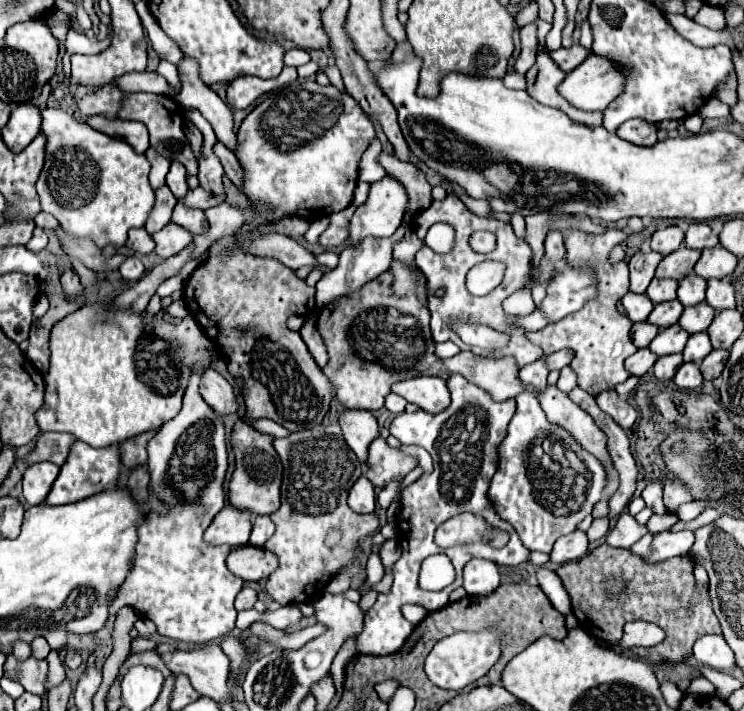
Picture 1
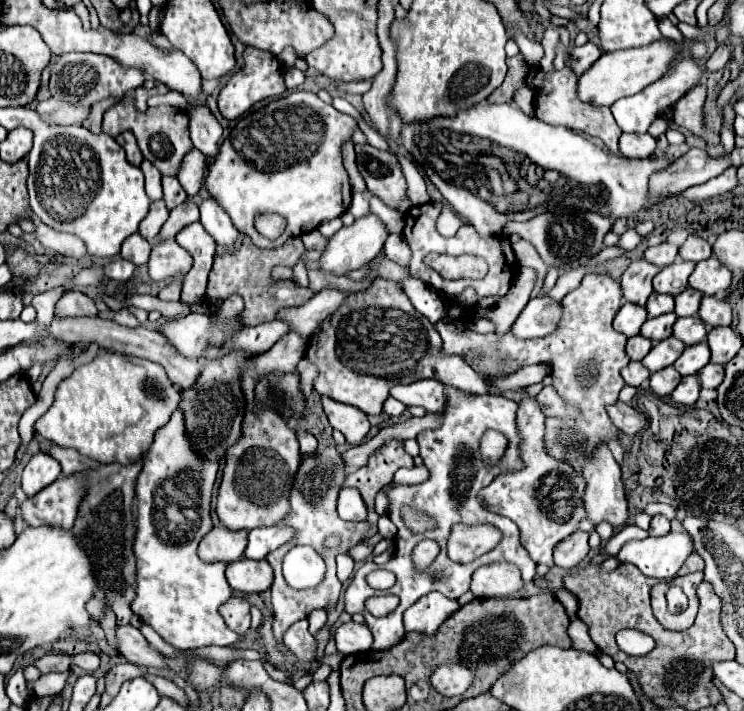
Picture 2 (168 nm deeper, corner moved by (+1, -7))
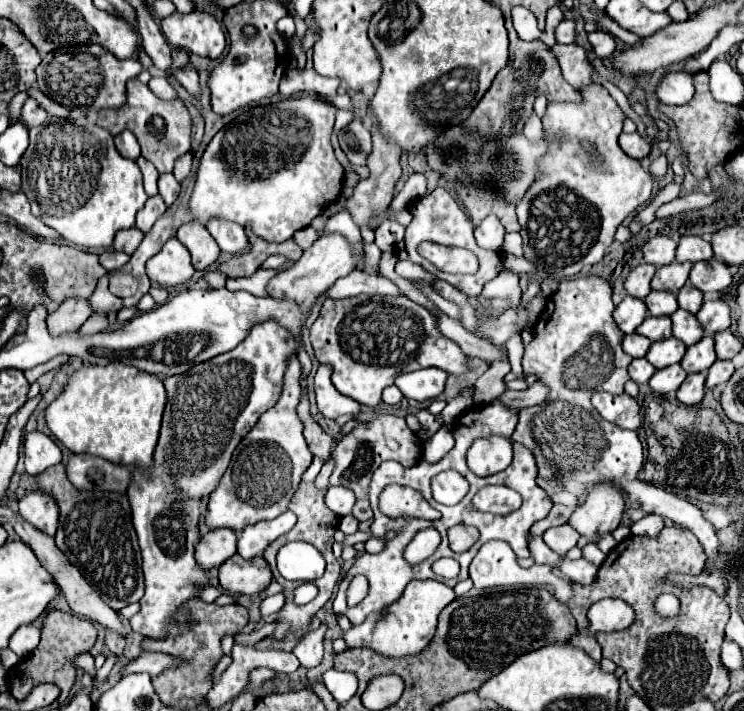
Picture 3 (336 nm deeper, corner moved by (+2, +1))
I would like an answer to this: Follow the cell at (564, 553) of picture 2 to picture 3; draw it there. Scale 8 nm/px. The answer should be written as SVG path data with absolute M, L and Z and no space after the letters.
M563 524L563 526L557 526L557 528L549 528L545 534L543 534L543 540L545 544L557 552L559 556L565 556L573 546L577 546L577 530L573 530L571 524Z

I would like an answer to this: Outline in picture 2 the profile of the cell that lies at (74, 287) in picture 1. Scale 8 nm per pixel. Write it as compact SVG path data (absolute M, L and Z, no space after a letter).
M70 290L66 292L58 304L56 304L56 314L54 318L76 318L76 316L98 316L96 304L82 292Z

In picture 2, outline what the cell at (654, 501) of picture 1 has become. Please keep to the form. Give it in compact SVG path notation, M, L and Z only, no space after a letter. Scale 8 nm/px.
M654 516L648 528L648 536L666 536L670 532L670 520L666 516Z

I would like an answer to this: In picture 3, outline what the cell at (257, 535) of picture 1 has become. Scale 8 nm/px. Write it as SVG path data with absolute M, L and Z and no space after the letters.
M285 512L269 522L257 522L257 524L251 524L249 528L245 528L241 534L239 534L239 540L237 540L237 552L243 556L243 558L255 558L255 556L263 556L263 550L273 542L277 540L279 536L287 534L293 524L297 522L297 516L293 516L293 512Z

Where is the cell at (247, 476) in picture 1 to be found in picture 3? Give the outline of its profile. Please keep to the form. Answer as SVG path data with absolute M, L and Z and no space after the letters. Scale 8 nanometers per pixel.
M289 356L285 376L283 376L283 392L273 408L261 414L253 430L241 440L235 448L229 468L219 480L217 488L209 496L205 522L209 528L231 528L237 534L261 520L271 520L289 508L289 500L297 490L303 472L309 468L313 456L309 456L307 442L303 438L303 424L297 418L295 406L301 398L301 364L297 356Z

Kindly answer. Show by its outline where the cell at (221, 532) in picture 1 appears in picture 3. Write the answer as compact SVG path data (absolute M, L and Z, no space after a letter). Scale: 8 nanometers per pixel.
M231 528L209 530L195 546L195 560L201 568L221 566L237 552L237 534Z

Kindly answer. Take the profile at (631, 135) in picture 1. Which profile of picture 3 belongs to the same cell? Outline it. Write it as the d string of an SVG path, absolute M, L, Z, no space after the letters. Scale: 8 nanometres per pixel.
M633 132L633 134L621 134L619 136L619 146L623 148L623 152L635 160L641 160L649 154L651 150L651 144L639 134L639 132Z

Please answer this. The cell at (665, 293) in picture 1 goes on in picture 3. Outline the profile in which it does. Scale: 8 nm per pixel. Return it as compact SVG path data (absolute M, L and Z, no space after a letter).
M651 290L649 296L645 298L645 304L651 316L671 316L679 308L675 294L659 292L659 290Z

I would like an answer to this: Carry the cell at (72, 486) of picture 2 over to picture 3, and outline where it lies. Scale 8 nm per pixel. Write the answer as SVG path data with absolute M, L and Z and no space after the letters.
M29 490L21 500L19 500L19 514L31 522L35 528L55 536L59 528L59 508L57 500L49 496L43 490Z

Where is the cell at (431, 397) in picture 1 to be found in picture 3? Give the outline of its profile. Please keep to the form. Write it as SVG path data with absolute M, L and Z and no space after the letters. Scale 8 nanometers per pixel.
M425 368L409 374L399 374L395 384L405 398L423 402L441 396L445 388L445 380L447 380L447 372L441 372L439 368Z

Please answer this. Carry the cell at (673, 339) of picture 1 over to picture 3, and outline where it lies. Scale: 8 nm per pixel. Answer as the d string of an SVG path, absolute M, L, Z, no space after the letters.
M671 336L671 338L665 338L665 340L653 342L653 344L649 346L649 352L645 354L645 358L647 358L657 370L661 370L661 368L667 368L667 366L679 362L679 360L683 358L685 350L687 350L687 346L681 344L681 340L677 340L677 338Z

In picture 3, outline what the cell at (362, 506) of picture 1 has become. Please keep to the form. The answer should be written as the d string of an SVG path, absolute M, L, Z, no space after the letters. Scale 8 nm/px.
M329 486L327 494L325 494L325 504L339 516L347 516L353 510L353 502L355 496L353 492L349 492L349 488L341 488L341 486Z

